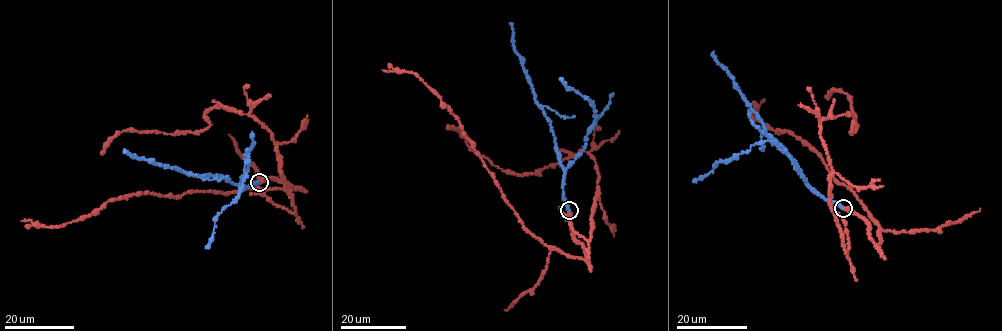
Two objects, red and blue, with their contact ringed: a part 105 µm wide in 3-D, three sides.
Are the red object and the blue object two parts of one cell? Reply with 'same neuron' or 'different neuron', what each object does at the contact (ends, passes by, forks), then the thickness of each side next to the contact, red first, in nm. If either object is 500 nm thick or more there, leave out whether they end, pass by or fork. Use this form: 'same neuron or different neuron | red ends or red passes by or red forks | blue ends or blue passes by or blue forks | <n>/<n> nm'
same neuron | red ends | blue ends | 420/460 nm

